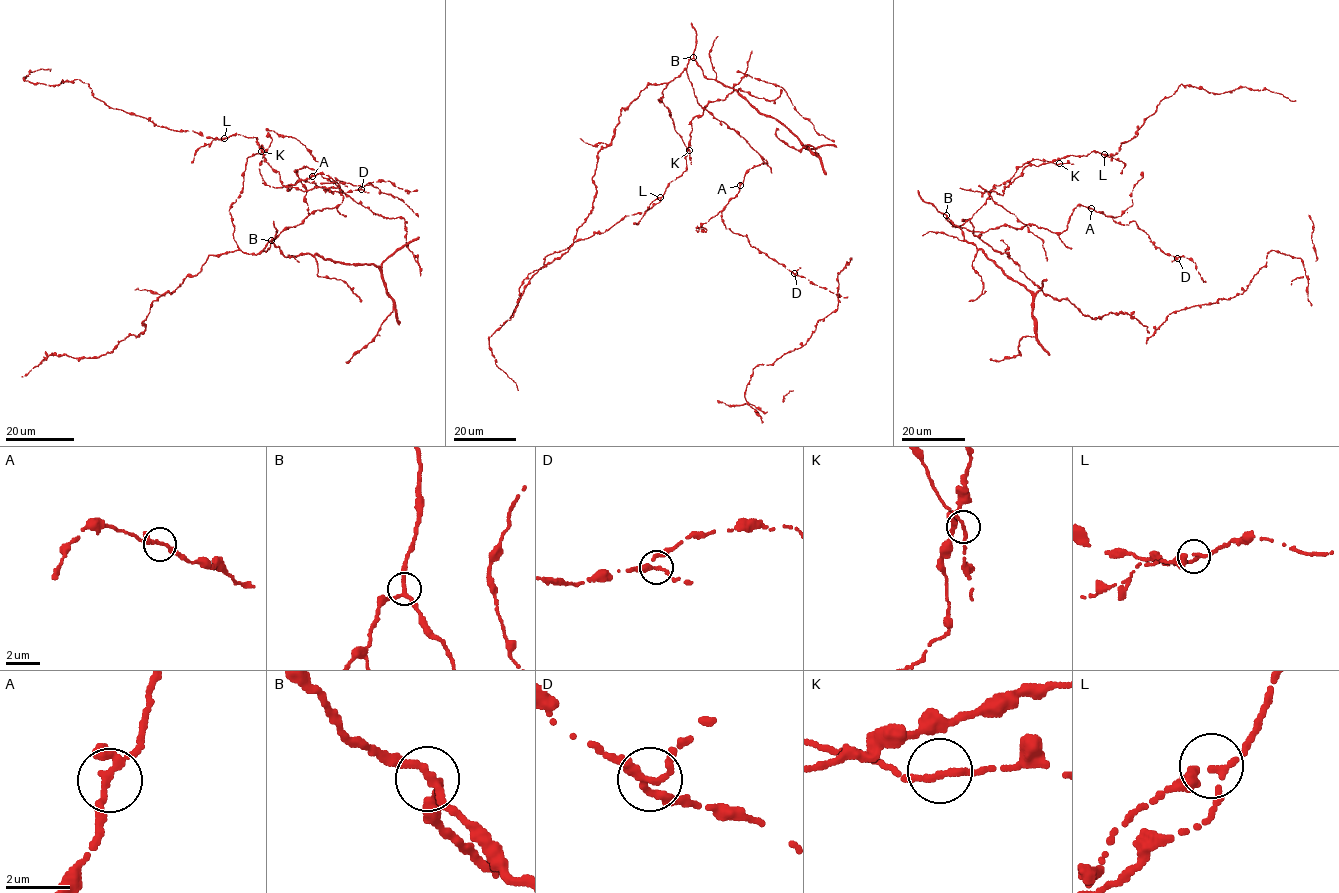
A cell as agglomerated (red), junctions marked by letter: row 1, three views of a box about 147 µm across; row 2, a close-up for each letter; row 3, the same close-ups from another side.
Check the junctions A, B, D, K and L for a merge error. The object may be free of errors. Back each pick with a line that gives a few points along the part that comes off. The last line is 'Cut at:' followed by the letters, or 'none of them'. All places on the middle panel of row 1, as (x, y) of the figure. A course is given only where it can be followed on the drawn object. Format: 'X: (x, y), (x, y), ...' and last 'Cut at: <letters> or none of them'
D: (794, 273), (847, 297)
Cut at: D

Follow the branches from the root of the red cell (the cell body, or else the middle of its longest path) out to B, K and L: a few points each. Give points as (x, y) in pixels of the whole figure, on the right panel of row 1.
B: (1004, 224), (984, 232), (969, 231), (953, 225), (946, 215)
K: (1004, 224), (982, 232), (954, 225), (970, 218), (993, 186), (1008, 181), (1019, 167), (1035, 159), (1059, 163)
L: (1004, 224), (982, 232), (954, 225), (971, 218), (993, 186), (1033, 160), (1058, 164), (1067, 155), (1104, 154)

